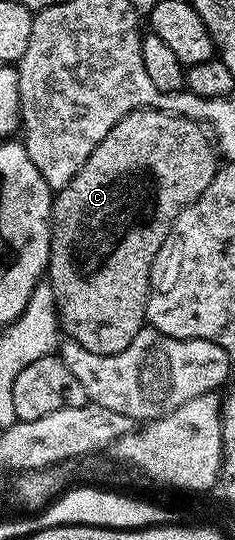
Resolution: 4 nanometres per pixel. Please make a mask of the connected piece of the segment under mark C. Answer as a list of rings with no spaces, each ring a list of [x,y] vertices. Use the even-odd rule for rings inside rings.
[[[136,109],[114,127],[110,127],[110,135],[106,135],[106,139],[102,139],[102,143],[94,147],[90,159],[82,163],[74,179],[70,179],[70,183],[66,183],[66,187],[52,198],[52,238],[46,277],[54,291],[56,316],[60,318],[60,329],[67,340],[77,341],[82,347],[86,347],[86,351],[94,351],[94,355],[114,355],[118,351],[126,351],[126,347],[134,343],[134,335],[138,335],[138,331],[146,325],[146,303],[148,290],[152,288],[152,265],[156,256],[160,254],[160,249],[166,243],[172,224],[178,219],[180,212],[190,203],[194,203],[198,195],[206,191],[206,187],[210,187],[210,179],[214,179],[217,168],[218,150],[209,130],[201,122],[189,117],[167,113],[161,109]]]

